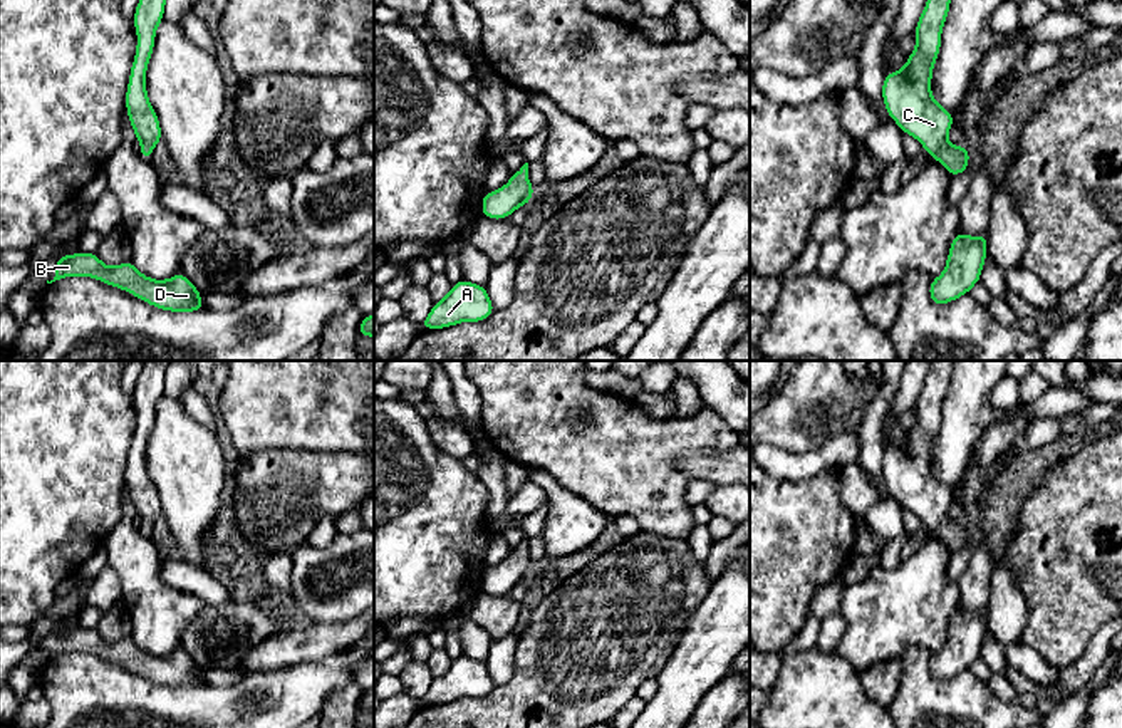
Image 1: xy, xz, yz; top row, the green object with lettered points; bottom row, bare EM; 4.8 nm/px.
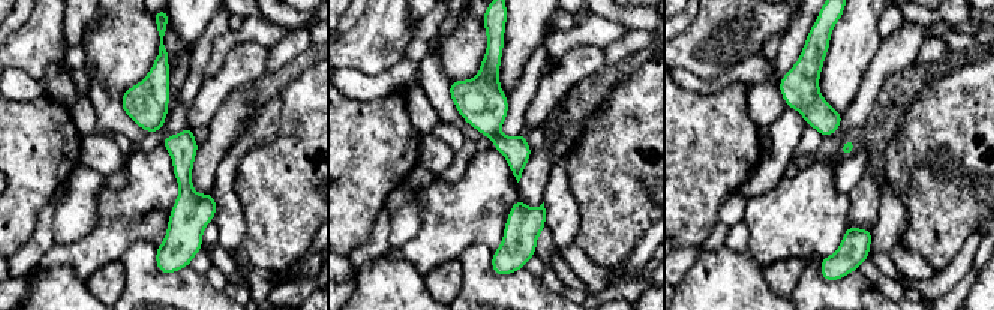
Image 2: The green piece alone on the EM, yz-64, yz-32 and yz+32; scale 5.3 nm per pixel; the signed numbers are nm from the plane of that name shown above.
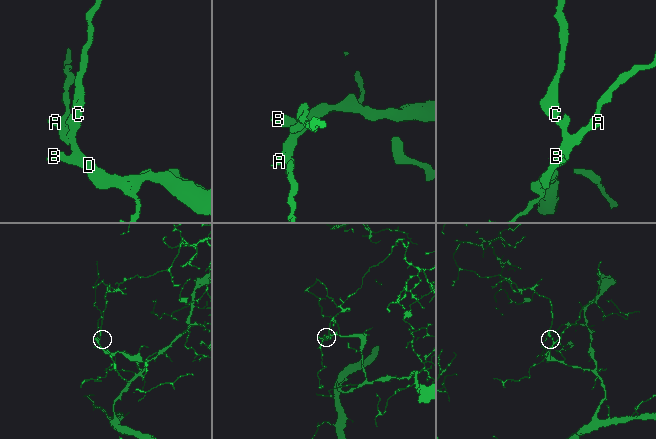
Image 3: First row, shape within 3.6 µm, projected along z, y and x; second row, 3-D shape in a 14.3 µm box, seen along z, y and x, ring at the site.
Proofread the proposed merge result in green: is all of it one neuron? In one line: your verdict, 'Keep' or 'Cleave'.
Keep

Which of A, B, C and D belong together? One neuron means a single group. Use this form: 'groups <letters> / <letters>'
groups A B C D

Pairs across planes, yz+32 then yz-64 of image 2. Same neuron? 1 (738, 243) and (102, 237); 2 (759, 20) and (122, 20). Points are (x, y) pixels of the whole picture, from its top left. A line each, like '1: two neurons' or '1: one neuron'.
1: two neurons
2: two neurons

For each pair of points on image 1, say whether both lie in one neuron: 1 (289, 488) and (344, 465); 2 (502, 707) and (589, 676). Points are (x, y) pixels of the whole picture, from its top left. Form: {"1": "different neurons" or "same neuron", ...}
{"1": "same neuron", "2": "same neuron"}

